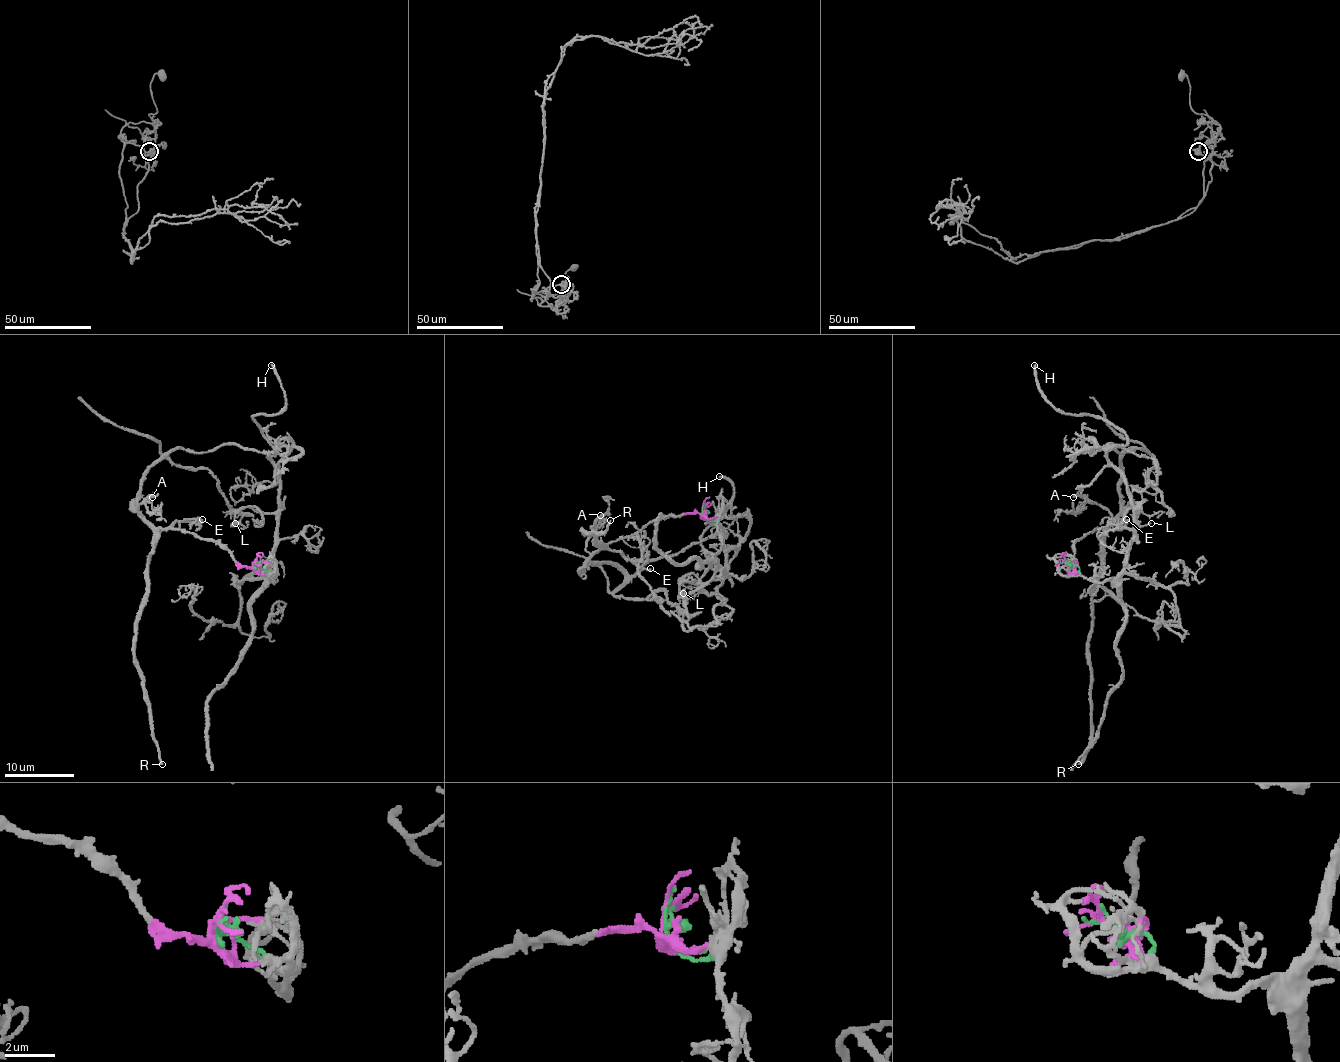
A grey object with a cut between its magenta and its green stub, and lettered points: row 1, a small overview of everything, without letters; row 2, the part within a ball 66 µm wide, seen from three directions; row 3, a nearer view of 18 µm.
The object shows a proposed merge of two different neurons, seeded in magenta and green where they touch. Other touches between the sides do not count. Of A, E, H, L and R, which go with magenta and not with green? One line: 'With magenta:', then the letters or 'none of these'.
With magenta: A, E, R

